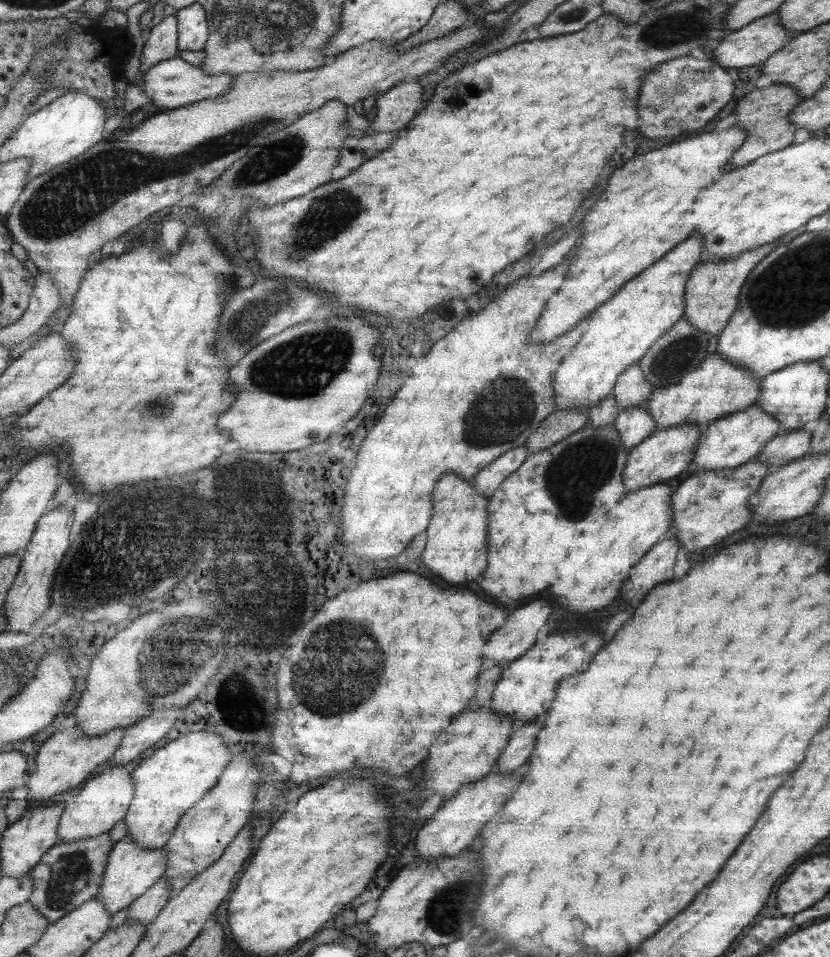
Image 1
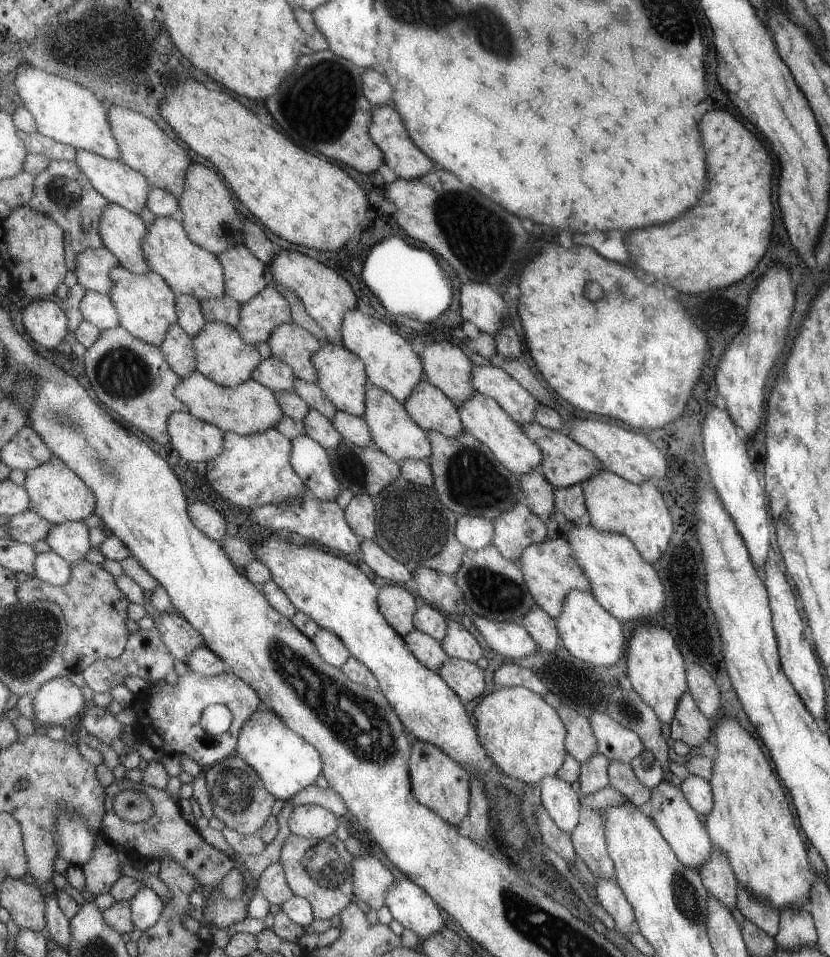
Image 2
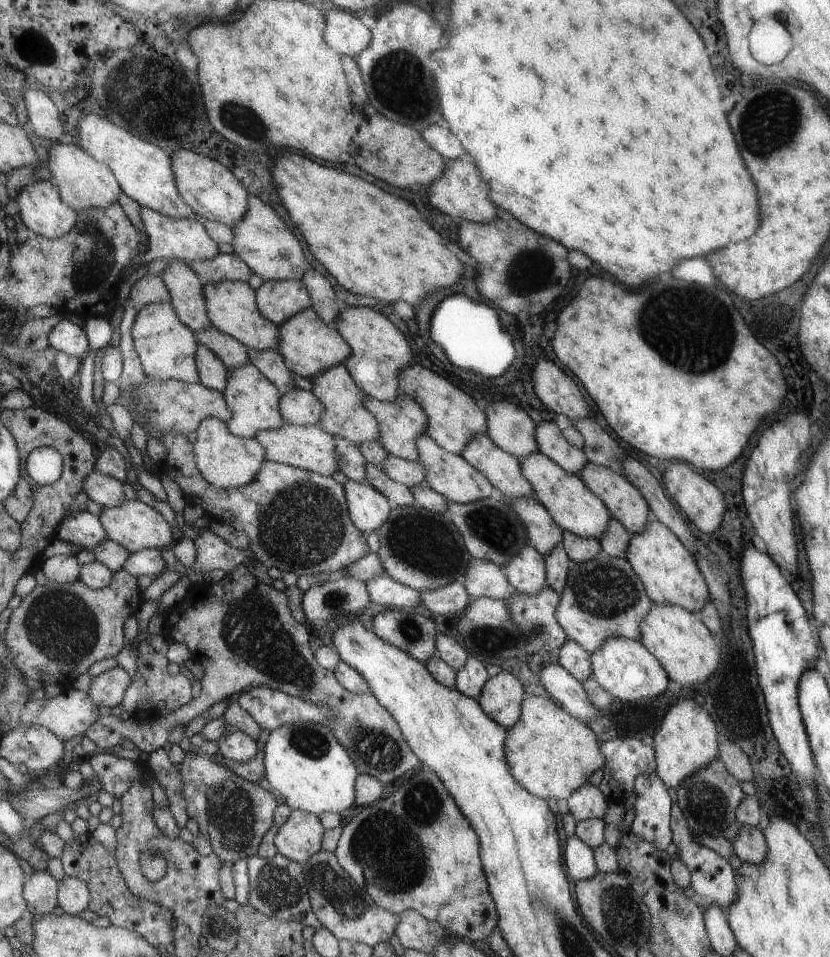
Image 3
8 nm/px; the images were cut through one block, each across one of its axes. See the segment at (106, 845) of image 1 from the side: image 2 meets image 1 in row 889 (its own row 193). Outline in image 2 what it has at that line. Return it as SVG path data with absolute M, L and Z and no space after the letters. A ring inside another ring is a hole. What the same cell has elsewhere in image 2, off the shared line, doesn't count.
M52 159L51 164L41 174L36 175L35 192L28 205L35 208L35 212L41 212L41 214L53 218L63 228L69 270L75 273L79 254L89 248L105 246L99 228L103 212L109 206L109 202L110 200L95 190L91 180L87 178L87 174L77 166L77 162Z

